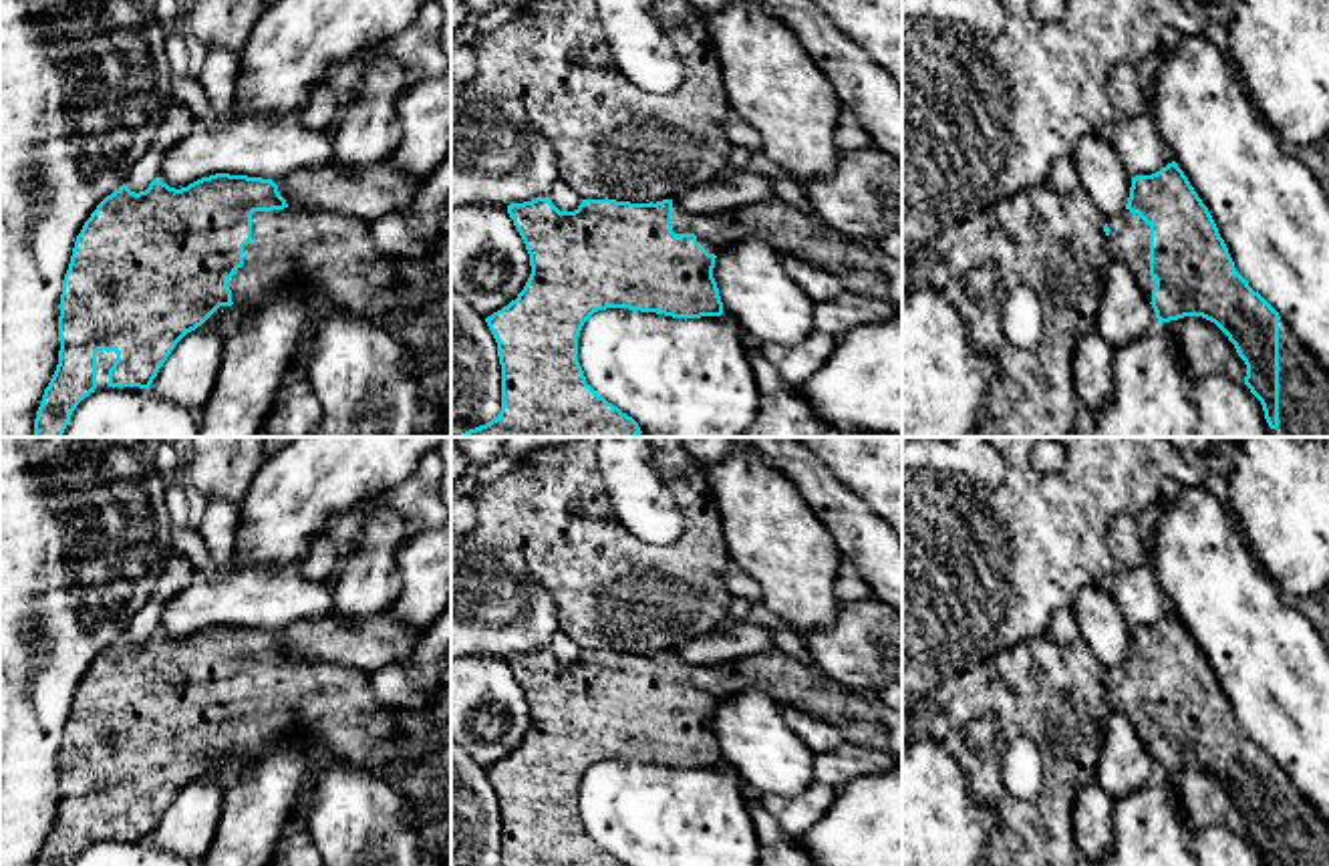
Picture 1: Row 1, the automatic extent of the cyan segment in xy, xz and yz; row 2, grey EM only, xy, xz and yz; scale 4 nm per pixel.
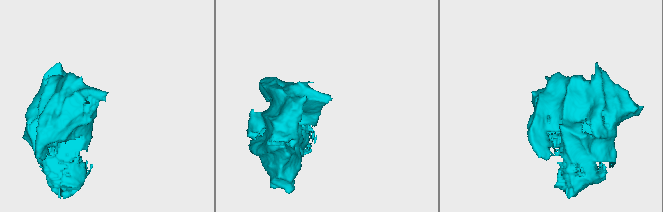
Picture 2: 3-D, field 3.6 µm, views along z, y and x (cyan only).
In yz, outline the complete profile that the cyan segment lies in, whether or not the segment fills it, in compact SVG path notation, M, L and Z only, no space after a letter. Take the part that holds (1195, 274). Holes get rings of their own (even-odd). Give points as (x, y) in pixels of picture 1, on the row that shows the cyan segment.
M1176 161L1132 177L1126 207L1108 218L1103 232L1110 258L1132 270L1160 322L1202 316L1228 336L1246 365L1244 385L1263 405L1269 437L1329 437L1329 373L1236 272L1208 207Z

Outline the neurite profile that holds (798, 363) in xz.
M814 330L795 346L759 344L759 348L787 385L799 387L826 365L838 344L840 336Z

